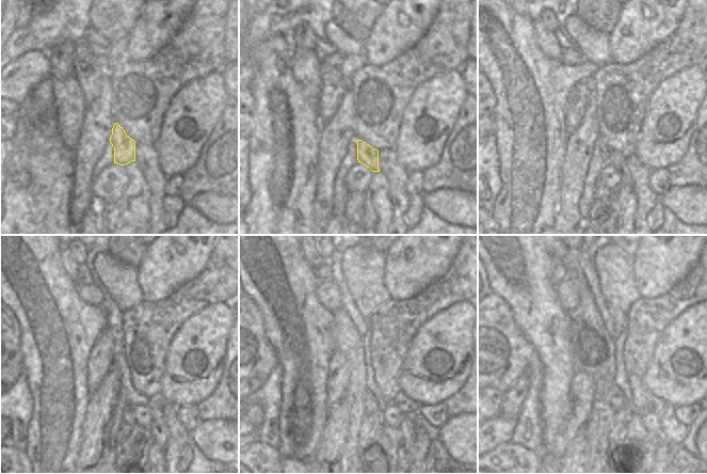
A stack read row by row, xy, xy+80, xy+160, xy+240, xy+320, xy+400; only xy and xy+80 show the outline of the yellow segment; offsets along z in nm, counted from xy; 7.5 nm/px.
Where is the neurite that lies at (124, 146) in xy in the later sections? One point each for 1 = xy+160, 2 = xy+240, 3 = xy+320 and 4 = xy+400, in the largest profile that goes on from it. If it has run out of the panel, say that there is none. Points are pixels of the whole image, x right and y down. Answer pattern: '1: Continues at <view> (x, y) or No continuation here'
1: Continues at xy+160 (617, 160)
2: Continues at xy+240 (158, 427)
3: Continues at xy+320 (406, 427)
4: Continues at xy+400 (663, 452).

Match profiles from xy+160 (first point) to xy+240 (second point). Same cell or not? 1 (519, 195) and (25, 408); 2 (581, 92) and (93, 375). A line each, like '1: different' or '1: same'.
1: different
2: same

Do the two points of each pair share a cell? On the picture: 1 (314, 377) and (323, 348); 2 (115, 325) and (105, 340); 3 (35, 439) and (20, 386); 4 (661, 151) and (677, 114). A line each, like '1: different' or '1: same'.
1: same
2: different
3: different
4: same

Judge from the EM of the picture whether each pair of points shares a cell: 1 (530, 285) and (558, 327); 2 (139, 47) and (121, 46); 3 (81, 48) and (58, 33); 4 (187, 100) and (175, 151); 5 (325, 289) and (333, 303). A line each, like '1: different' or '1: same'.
1: same
2: different
3: different
4: same
5: same

